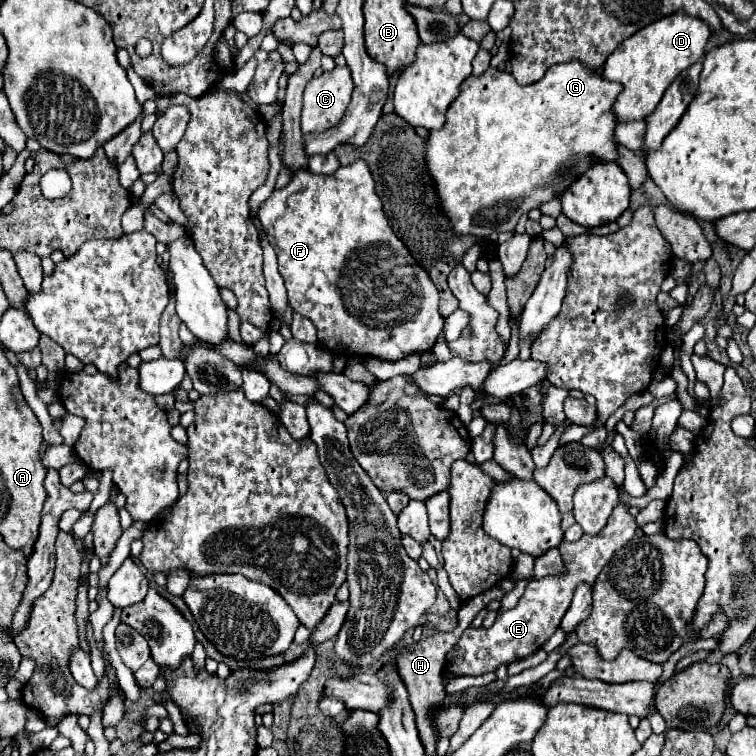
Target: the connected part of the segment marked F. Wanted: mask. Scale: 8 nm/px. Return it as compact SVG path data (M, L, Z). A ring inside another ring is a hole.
M362 159L340 167L332 175L314 175L308 169L296 173L284 189L274 191L260 205L258 219L278 255L288 303L294 313L314 323L324 347L336 353L400 361L410 353L424 353L436 343L444 325L438 313L438 289L394 235L374 191L374 179Z

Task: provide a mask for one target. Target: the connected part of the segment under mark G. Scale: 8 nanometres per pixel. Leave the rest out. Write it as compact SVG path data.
M580 61L552 65L540 81L524 87L510 73L492 67L480 77L470 75L462 83L458 99L448 107L444 127L430 131L426 153L442 209L454 223L456 233L482 239L492 231L514 231L524 213L540 209L552 197L560 197L596 161L616 161L618 143L614 139L616 117L612 105L620 91L620 83L604 79Z

